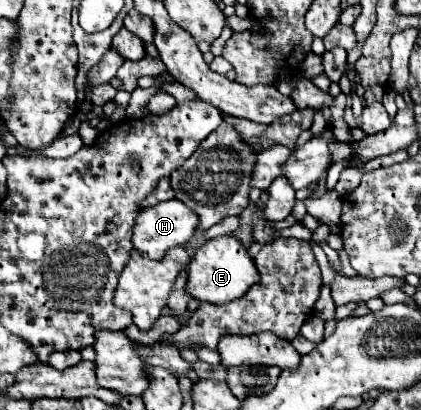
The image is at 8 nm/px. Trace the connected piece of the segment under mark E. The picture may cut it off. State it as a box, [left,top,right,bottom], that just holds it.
[186,235,258,305]

